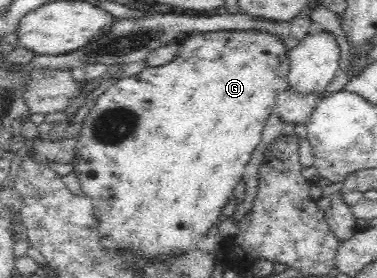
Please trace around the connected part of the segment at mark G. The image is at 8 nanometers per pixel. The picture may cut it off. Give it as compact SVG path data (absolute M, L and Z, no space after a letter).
M210 31L196 32L180 44L179 53L162 66L146 67L133 76L120 78L103 92L95 101L95 106L85 117L84 125L79 131L77 156L73 163L74 172L80 179L81 189L92 201L99 217L98 227L104 239L110 239L122 251L134 251L138 259L156 257L164 262L166 258L176 256L179 252L196 249L196 243L212 223L220 219L222 208L226 207L232 191L242 179L244 167L248 165L252 153L260 143L262 130L268 117L276 112L276 98L288 89L288 72L290 69L288 52L283 40L267 31Z

